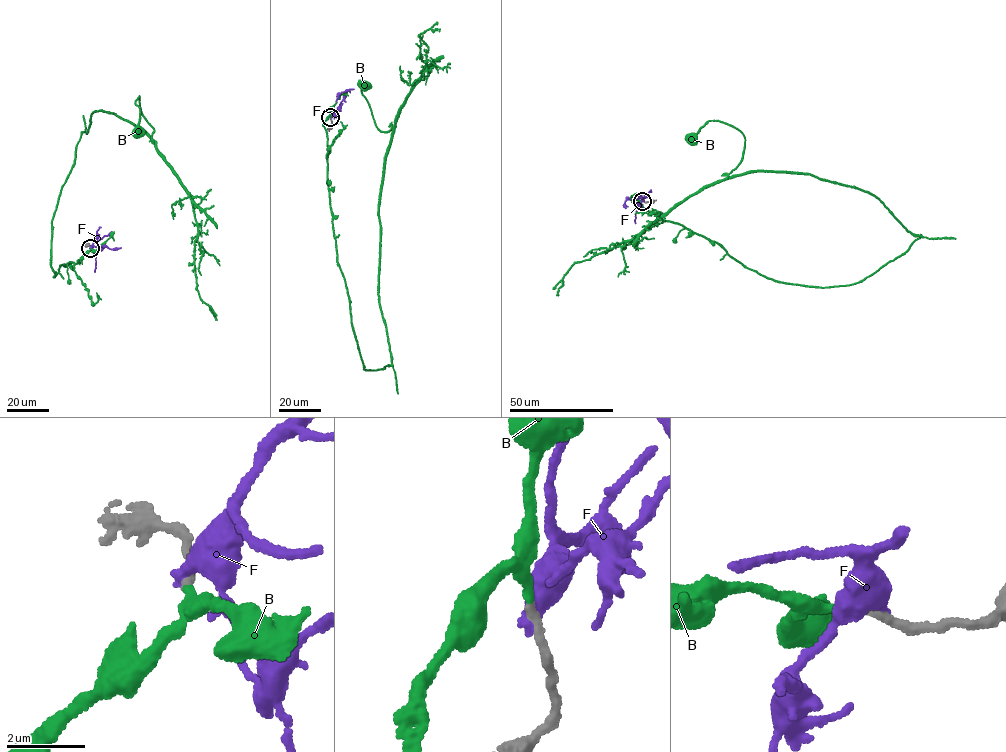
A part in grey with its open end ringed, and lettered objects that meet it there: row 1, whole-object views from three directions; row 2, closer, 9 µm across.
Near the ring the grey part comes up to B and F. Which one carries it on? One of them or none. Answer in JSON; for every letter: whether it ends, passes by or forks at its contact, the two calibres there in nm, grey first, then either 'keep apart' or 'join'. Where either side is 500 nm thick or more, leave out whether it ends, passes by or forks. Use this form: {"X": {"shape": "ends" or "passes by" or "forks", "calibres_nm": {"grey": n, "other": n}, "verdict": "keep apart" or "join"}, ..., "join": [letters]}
{"B": {"shape": "ends", "calibres_nm": {"grey": 240, "other": 240}, "verdict": "join"}, "F": {"shape": "ends", "calibres_nm": {"grey": 300, "other": 440}, "verdict": "keep apart"}, "join": ["B"]}

